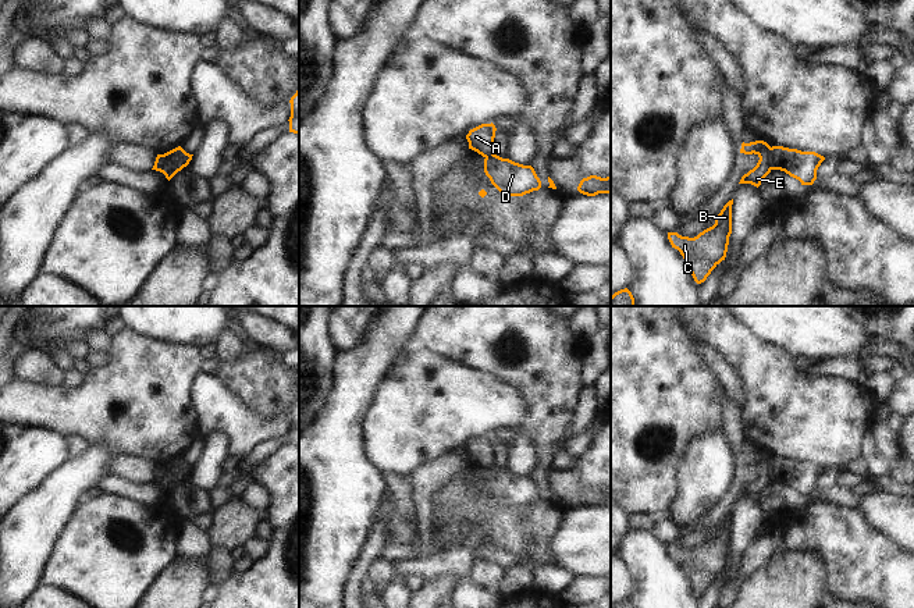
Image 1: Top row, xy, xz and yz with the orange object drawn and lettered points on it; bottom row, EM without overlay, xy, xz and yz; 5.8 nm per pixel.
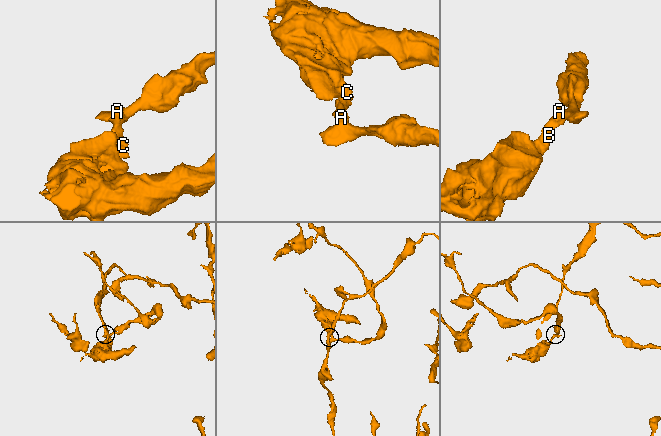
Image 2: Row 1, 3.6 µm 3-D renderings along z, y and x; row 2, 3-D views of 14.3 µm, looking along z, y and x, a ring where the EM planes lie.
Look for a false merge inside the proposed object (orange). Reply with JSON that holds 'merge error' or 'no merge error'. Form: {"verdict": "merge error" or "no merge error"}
{"verdict": "merge error"}

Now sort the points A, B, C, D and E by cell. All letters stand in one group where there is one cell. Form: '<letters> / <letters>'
A B C E / D

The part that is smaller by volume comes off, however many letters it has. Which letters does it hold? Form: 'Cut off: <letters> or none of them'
Cut off: A, B, C, E.

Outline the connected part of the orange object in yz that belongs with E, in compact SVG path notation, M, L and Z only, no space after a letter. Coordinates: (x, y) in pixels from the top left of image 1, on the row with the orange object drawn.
M764 141L741 143L740 153L757 154L760 157L757 166L744 174L739 184L751 184L760 186L762 179L771 173L771 146Z

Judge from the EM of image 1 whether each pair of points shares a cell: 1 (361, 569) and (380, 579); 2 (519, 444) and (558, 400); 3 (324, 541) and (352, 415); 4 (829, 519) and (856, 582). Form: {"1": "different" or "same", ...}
{"1": "different", "2": "different", "3": "same", "4": "same"}

